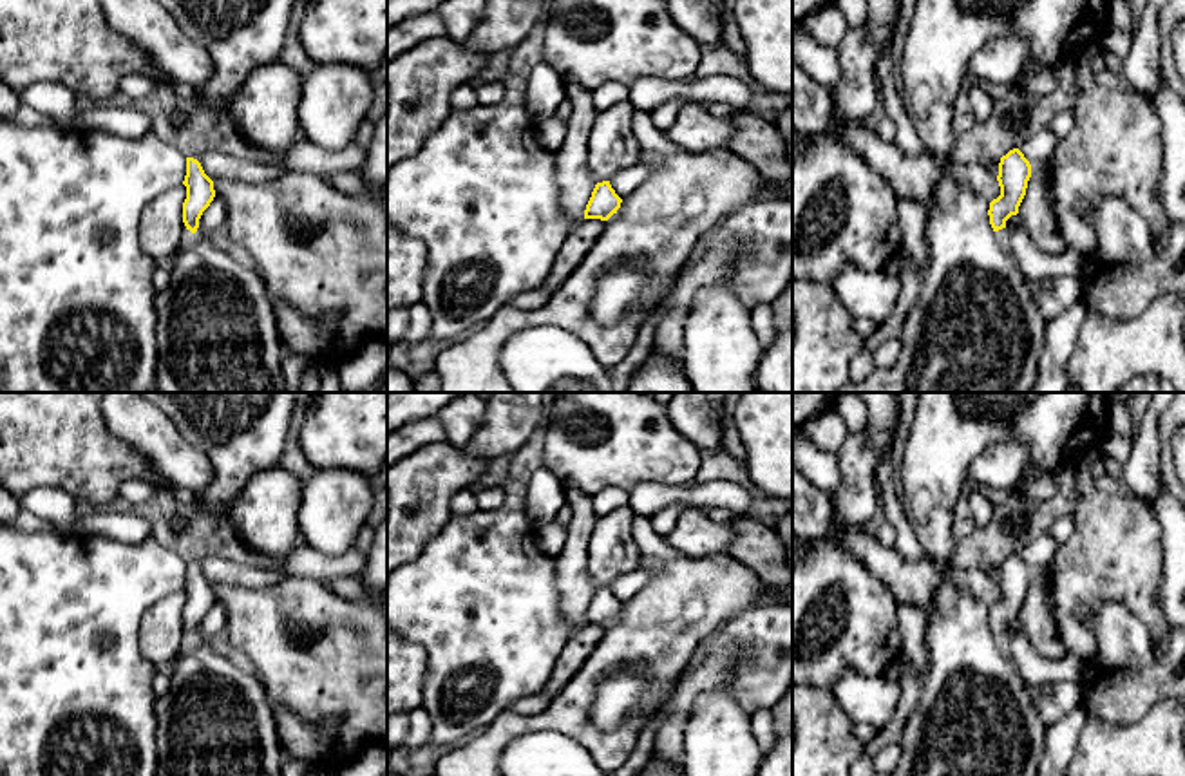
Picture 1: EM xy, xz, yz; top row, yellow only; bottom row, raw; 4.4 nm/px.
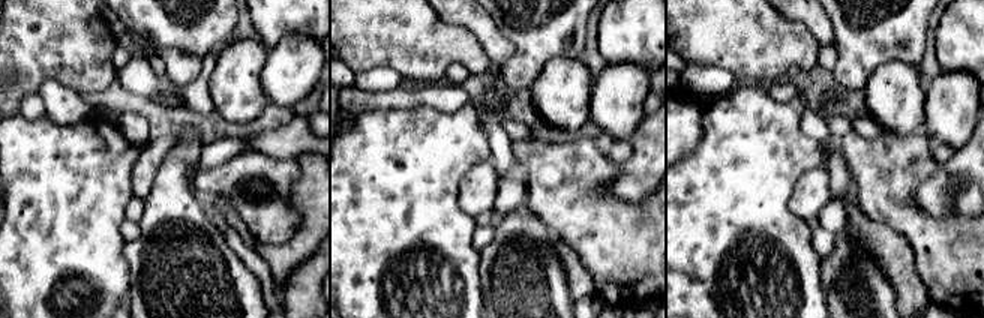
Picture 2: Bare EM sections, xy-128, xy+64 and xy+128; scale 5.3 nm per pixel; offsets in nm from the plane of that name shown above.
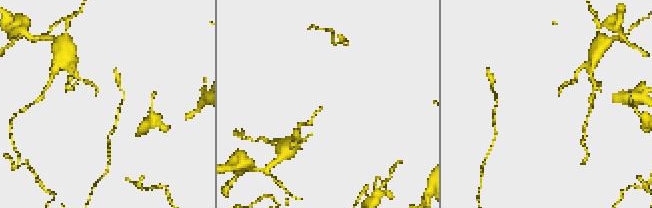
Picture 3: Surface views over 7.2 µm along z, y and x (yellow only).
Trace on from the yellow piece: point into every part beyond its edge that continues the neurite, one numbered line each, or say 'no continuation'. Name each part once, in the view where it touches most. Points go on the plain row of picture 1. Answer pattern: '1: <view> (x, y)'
1: xy (219, 641)

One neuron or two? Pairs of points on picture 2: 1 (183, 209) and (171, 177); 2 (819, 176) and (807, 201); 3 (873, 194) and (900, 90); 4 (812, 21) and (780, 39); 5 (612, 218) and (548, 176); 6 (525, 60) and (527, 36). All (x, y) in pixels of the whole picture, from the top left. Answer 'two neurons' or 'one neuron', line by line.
1: one neuron
2: one neuron
3: two neurons
4: two neurons
5: one neuron
6: one neuron

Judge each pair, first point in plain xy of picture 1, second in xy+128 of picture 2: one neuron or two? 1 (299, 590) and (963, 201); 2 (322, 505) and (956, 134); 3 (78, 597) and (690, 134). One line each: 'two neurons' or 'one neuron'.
1: two neurons
2: one neuron
3: two neurons

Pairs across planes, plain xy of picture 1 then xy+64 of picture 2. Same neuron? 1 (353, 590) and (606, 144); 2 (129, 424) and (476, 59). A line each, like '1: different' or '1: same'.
1: same
2: different

